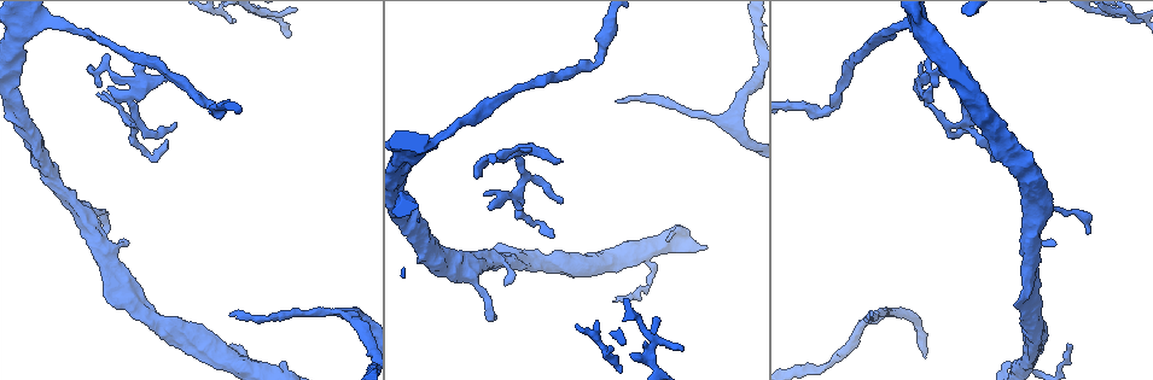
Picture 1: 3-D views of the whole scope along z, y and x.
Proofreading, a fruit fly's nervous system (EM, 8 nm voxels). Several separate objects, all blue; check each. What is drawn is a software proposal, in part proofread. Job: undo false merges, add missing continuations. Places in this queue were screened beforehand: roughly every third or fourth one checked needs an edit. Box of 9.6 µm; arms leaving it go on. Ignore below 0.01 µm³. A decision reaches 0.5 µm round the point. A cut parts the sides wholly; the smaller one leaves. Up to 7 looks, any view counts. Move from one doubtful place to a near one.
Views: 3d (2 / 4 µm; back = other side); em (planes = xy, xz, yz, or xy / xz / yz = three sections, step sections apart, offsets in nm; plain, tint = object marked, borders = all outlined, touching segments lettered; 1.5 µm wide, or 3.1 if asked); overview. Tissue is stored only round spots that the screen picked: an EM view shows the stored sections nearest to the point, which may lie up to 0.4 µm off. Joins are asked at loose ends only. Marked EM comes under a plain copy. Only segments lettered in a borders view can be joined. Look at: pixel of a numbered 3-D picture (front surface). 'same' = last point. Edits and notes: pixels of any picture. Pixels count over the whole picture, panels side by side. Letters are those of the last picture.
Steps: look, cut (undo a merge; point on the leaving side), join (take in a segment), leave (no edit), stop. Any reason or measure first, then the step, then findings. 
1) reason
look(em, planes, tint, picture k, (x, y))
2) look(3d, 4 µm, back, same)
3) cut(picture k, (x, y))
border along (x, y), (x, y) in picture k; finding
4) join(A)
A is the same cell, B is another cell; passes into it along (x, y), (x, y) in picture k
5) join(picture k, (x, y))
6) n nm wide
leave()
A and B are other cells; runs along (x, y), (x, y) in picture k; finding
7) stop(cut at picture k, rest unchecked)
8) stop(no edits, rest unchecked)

looks like a crossing
look(em, yz, step 8, tint, picture 1, (949, 123))

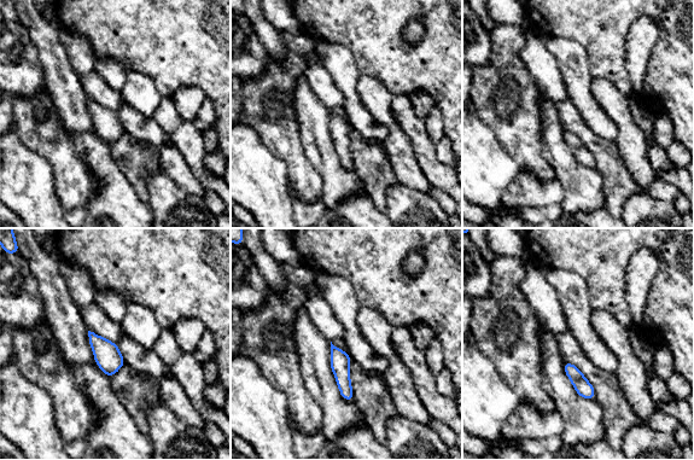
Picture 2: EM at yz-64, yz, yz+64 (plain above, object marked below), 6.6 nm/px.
look(em, yz, step 8, borders, same)

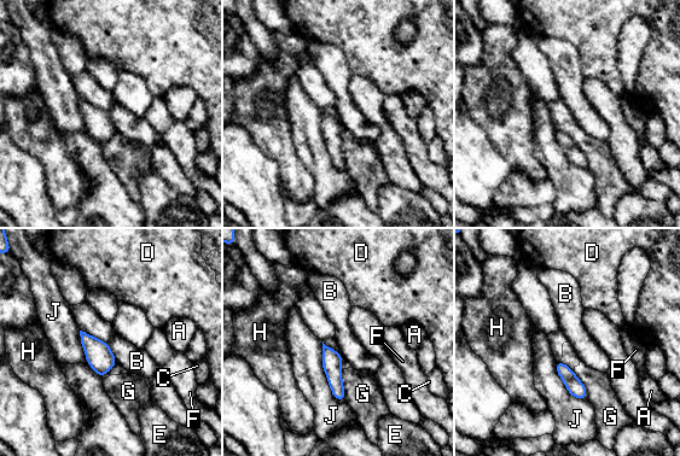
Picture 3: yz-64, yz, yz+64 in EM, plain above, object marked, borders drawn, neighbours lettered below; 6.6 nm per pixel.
leave()
A, B, C, D, E, F, G, H and J are other cells; runs along (325, 349), (341, 397) in picture 3; all the same neuron

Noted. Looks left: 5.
abrupt turn
look(em, planes, borders, picture 1, (831, 108))

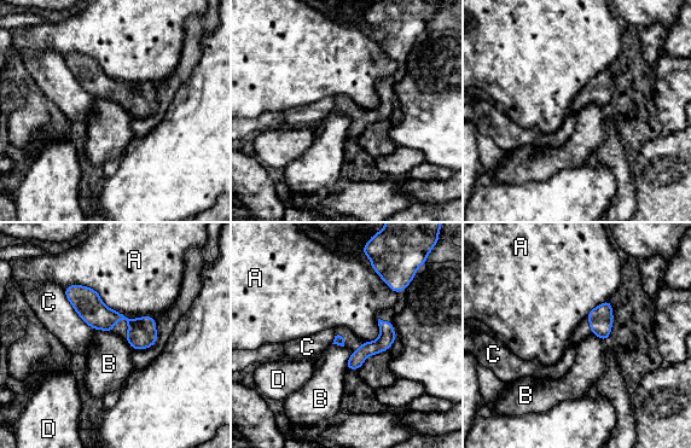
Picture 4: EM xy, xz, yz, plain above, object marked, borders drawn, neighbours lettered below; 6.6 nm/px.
A touches over 650 nm
leave()
A, B, C and D are other cells; runs along (69, 289), (99, 316), (122, 316), (152, 339) in picture 4; all the same neuron

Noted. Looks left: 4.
an open end
look(3d, 4 µm, picture 1, (1088, 234))

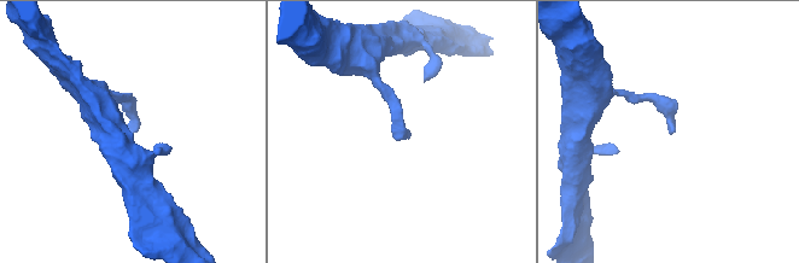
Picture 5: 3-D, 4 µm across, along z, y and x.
look(em, xz, step 4, tint, picture 5, (130, 129))

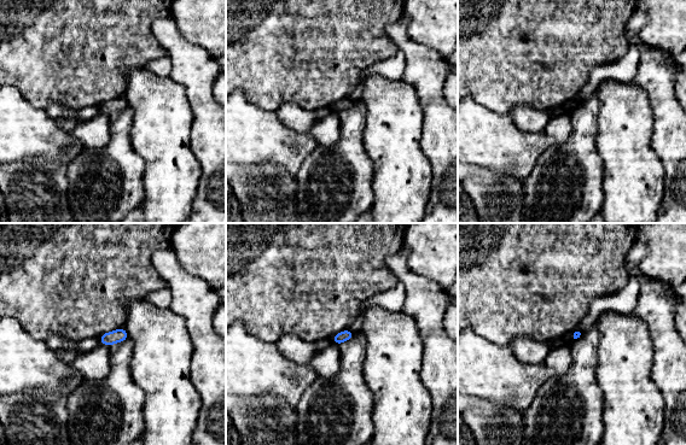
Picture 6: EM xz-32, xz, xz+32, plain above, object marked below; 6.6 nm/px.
look(em, planes, borders, same)

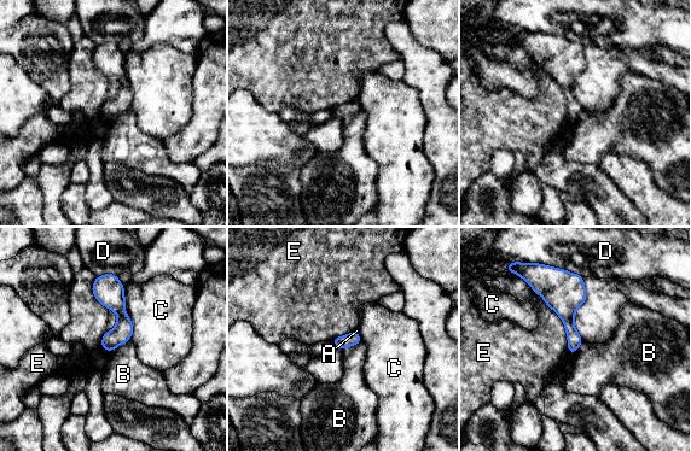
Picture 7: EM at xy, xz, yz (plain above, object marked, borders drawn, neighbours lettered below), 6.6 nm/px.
90 nm wide
leave()
A, B, C, D and E are other cells; border along (131, 338), (110, 352) in picture 7; none of them fits

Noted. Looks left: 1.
stop(no edits, rest unchecked)

